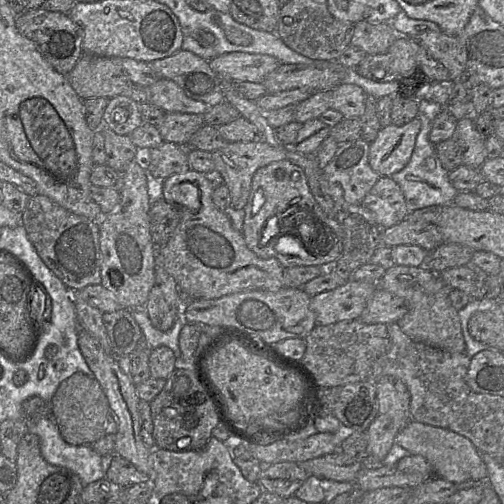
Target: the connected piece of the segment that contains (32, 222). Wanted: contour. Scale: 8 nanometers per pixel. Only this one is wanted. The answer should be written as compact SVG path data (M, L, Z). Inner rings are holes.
M41 194L30 197L22 222L40 258L70 291L101 284L99 222L75 214Z

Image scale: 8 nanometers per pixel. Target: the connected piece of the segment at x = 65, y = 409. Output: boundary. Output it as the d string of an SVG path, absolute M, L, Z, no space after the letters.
M76 372L62 381L50 402L50 416L68 444L91 445L102 438L106 428L106 417L110 412L108 400L99 384L91 375Z

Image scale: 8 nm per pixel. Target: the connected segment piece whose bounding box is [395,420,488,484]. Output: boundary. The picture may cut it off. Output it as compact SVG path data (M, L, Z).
M411 420L397 433L395 443L413 455L425 457L436 477L454 484L469 480L487 480L488 472L480 452L470 440L451 430Z

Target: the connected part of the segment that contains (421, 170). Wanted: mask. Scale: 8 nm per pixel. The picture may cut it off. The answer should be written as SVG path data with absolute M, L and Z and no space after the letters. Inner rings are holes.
M418 101L419 112L417 118L421 121L421 130L417 136L414 151L408 164L390 177L400 186L407 210L414 212L428 206L442 206L454 204L458 193L449 180L449 173L443 168L435 153L435 144L429 141L429 134L434 118L443 110L443 106L429 101Z

